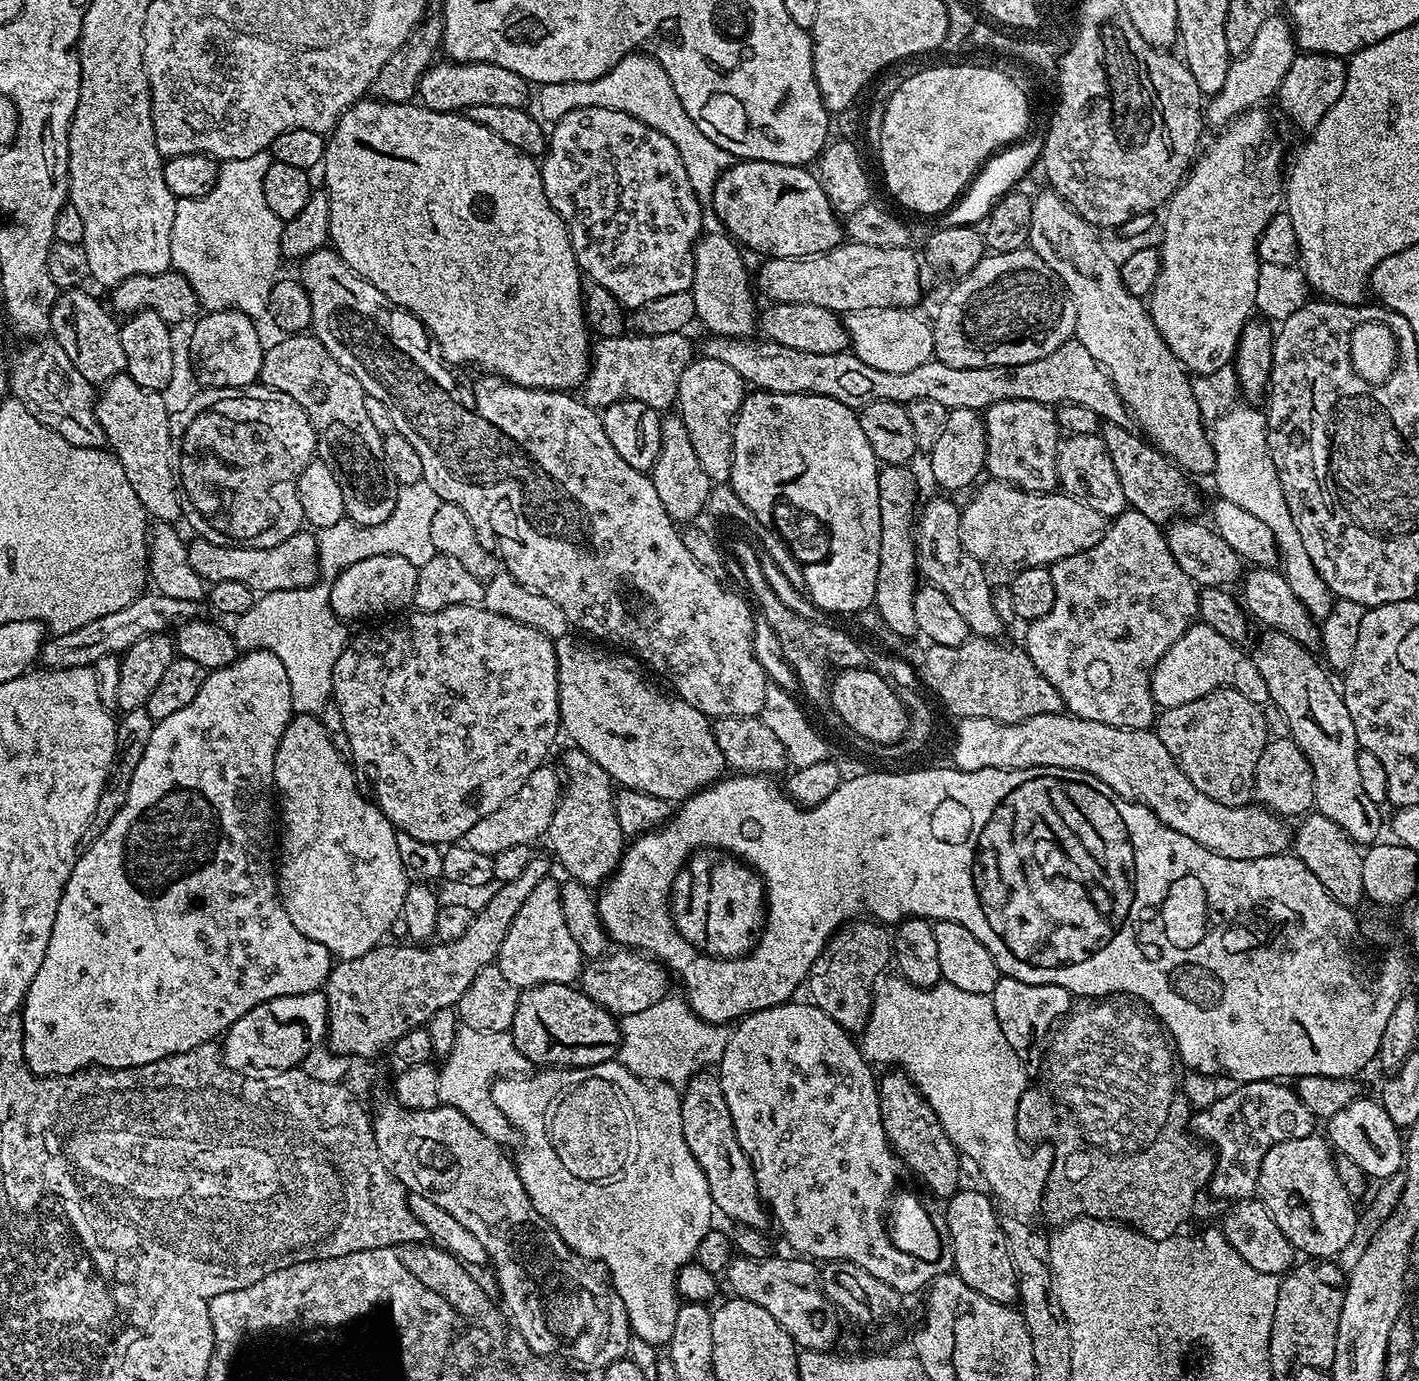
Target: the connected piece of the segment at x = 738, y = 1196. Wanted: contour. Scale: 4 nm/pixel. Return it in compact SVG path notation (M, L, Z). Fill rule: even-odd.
M704 1070L692 1077L680 1098L682 1134L686 1138L686 1146L690 1146L690 1154L704 1171L713 1209L719 1215L721 1212L722 1215L737 1220L734 1222L745 1228L767 1229L770 1216L764 1201L760 1199L756 1171L748 1161L746 1153L738 1146L730 1112L726 1100L722 1098L722 1086L719 1079L710 1073L712 1072Z

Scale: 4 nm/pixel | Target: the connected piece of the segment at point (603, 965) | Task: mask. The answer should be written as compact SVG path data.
M619 949L616 954L605 954L591 959L581 969L579 985L592 1001L598 1002L617 1018L635 1014L666 998L671 991L671 975L664 965L633 949Z

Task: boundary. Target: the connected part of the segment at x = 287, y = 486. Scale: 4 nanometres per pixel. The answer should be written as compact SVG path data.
M259 382L244 388L205 387L197 396L192 396L185 402L180 413L175 413L171 421L169 450L175 469L183 519L185 521L188 519L189 526L196 531L195 535L199 539L214 542L218 546L269 548L278 546L278 542L286 542L286 538L290 538L305 527L302 502L298 502L298 478L316 456L316 431L310 418L306 418L306 410L302 410L302 406L298 406L298 402L290 398L290 394L282 394L277 388L265 388Z

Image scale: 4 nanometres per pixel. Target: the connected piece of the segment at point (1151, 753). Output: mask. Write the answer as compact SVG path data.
M1042 714L1041 716L1035 716L1034 718L1026 718L1017 724L1000 724L997 720L987 720L986 718L970 718L969 720L961 719L957 724L960 725L956 728L956 745L952 748L951 763L955 765L955 767L961 768L963 772L986 770L987 768L1065 768L1066 770L1088 772L1094 778L1098 778L1106 786L1110 786L1110 790L1114 790L1121 798L1123 798L1123 800L1134 800L1146 805L1148 809L1150 809L1150 811L1167 826L1167 828L1170 830L1178 830L1178 834L1184 834L1186 838L1192 838L1194 842L1206 846L1206 850L1210 850L1214 854L1222 854L1222 858L1230 858L1231 860L1257 860L1258 858L1270 858L1271 856L1285 855L1285 853L1293 847L1294 832L1287 819L1277 816L1274 812L1267 810L1262 806L1235 808L1234 806L1222 806L1222 802L1214 802L1214 798L1206 798L1206 794L1202 794L1202 790L1198 790L1194 786L1194 782L1190 782L1190 778L1186 778L1186 774L1183 770L1172 761L1170 750L1166 750L1166 746L1162 746L1162 742L1156 736L1155 731L1145 730L1143 728L1115 728L1114 726L1106 726L1102 722L1079 720L1078 717L1071 714Z

